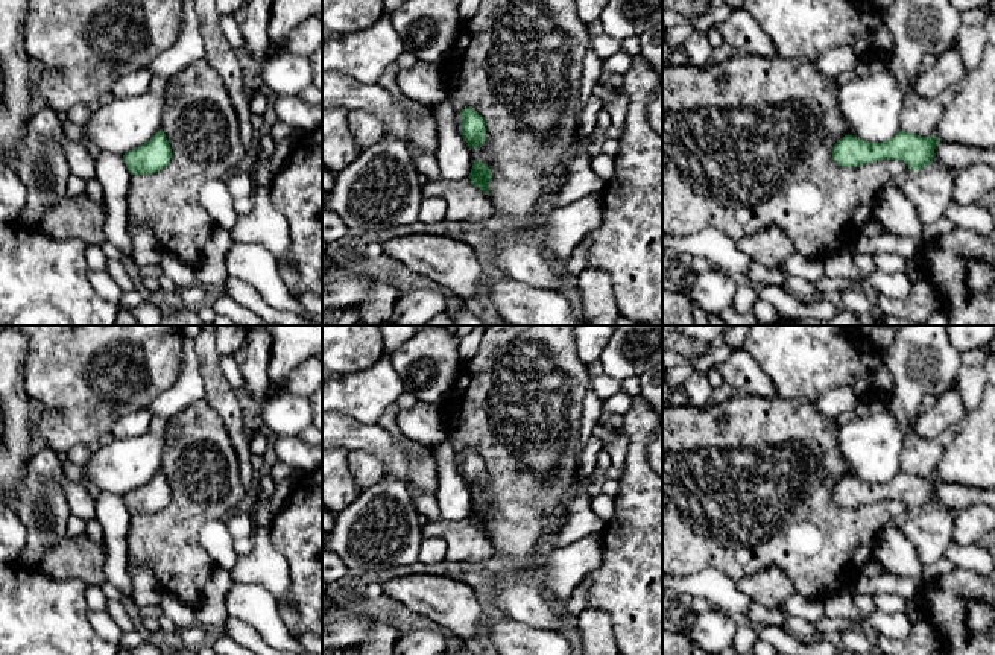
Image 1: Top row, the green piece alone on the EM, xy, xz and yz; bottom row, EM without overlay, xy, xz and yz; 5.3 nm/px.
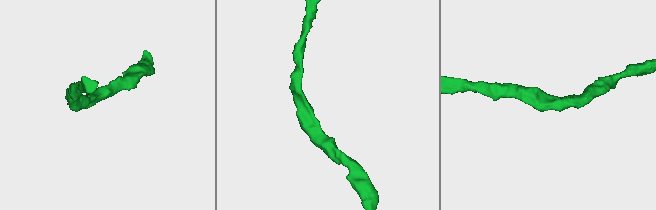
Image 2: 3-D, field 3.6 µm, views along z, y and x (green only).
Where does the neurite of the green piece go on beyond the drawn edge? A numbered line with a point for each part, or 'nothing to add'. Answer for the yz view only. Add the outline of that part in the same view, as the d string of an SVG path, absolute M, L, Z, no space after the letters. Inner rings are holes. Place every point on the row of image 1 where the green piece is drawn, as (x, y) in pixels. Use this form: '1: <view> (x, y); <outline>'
nothing to add

